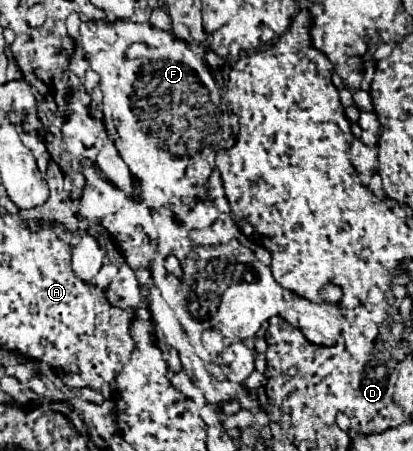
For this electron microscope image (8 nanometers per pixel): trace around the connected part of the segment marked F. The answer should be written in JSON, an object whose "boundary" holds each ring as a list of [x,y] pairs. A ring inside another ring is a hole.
{"boundary":[[[82,20],[78,44],[90,68],[98,74],[106,136],[138,180],[140,198],[148,208],[166,212],[182,222],[200,200],[198,180],[206,180],[214,168],[214,136],[222,136],[226,120],[222,90],[216,86],[214,76],[184,42],[164,30],[154,30],[148,22],[118,20],[106,24]],[[132,42],[152,46],[154,58],[150,62],[124,58]]]}

